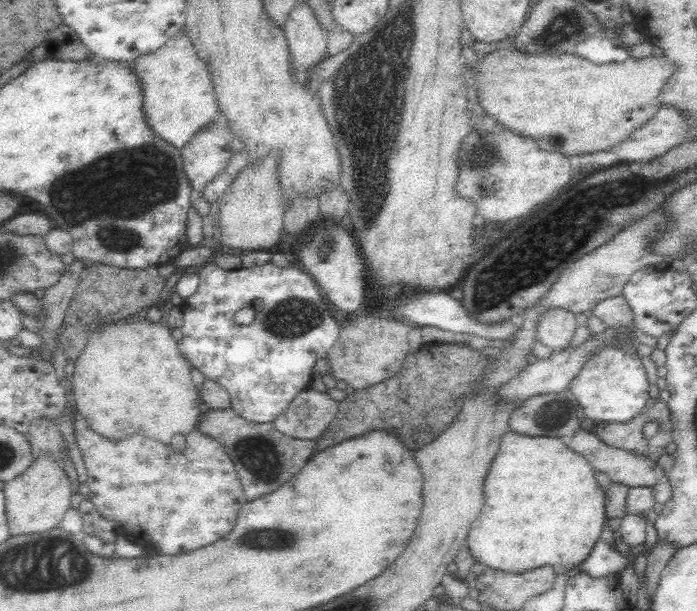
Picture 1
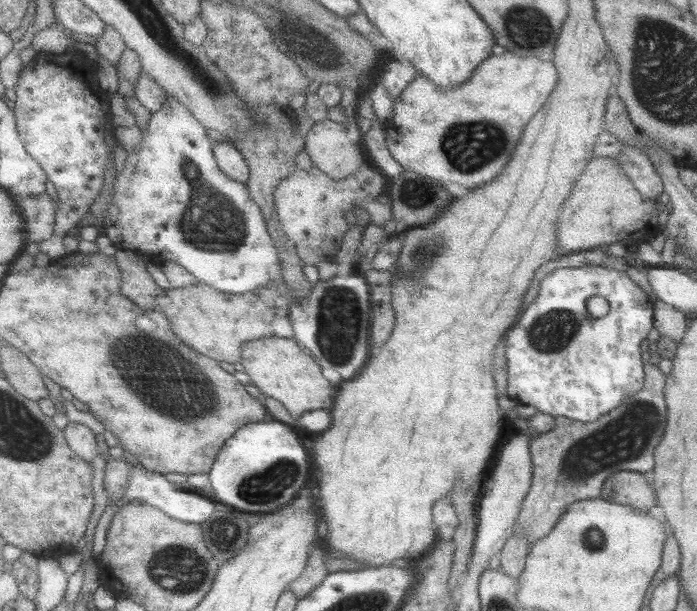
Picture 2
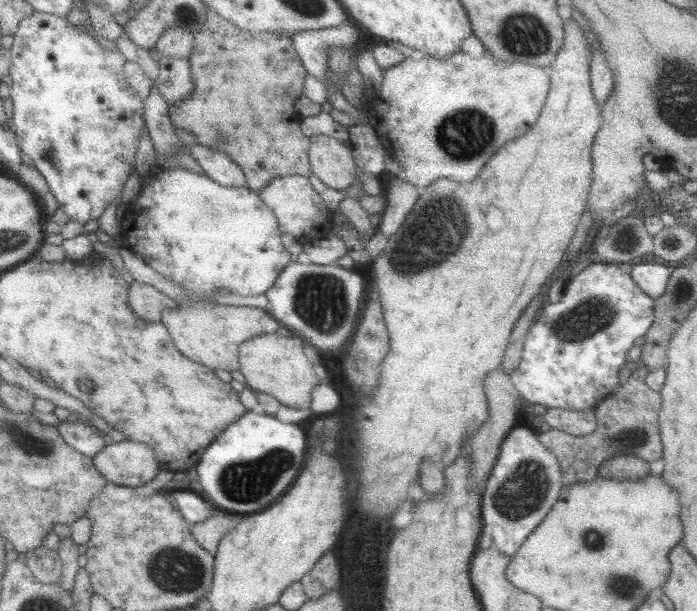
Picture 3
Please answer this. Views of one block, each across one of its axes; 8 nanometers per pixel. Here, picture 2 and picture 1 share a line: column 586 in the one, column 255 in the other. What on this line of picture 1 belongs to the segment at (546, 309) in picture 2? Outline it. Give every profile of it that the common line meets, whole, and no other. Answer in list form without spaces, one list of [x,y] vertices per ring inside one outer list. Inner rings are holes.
[[[208,262],[203,267],[200,267],[200,271],[197,273],[199,277],[199,284],[194,294],[184,299],[183,312],[183,323],[180,327],[182,338],[177,340],[176,344],[182,357],[186,359],[191,367],[200,370],[200,373],[204,375],[205,379],[211,379],[220,384],[231,397],[231,409],[234,410],[238,415],[244,417],[250,422],[257,423],[270,423],[275,418],[289,408],[290,402],[299,394],[300,391],[304,391],[309,388],[311,383],[311,375],[313,374],[314,362],[318,358],[324,358],[328,351],[334,346],[336,340],[338,340],[341,328],[345,323],[343,320],[339,320],[334,317],[332,310],[328,306],[328,301],[325,295],[321,293],[319,286],[315,283],[311,274],[304,272],[300,266],[274,266],[274,264],[261,264],[258,266],[251,266],[250,268],[240,267],[234,270],[224,270],[214,262]],[[253,300],[262,300],[264,302],[264,308],[255,312],[255,319],[251,324],[238,325],[234,321],[234,314],[241,308],[251,308]]]

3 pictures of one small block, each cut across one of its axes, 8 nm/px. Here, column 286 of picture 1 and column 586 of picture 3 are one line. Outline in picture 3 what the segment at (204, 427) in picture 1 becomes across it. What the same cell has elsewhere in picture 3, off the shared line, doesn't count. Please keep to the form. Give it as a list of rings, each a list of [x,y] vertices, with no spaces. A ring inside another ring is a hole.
[[[629,378],[621,385],[619,390],[611,392],[610,395],[601,400],[594,408],[596,428],[591,435],[585,437],[573,437],[565,432],[549,428],[546,432],[537,432],[538,440],[545,449],[557,459],[563,484],[573,484],[579,481],[592,481],[598,474],[598,466],[606,458],[613,458],[615,455],[629,455],[640,458],[645,462],[662,458],[662,444],[660,442],[658,427],[658,412],[660,408],[660,395],[650,390],[641,378]]]

